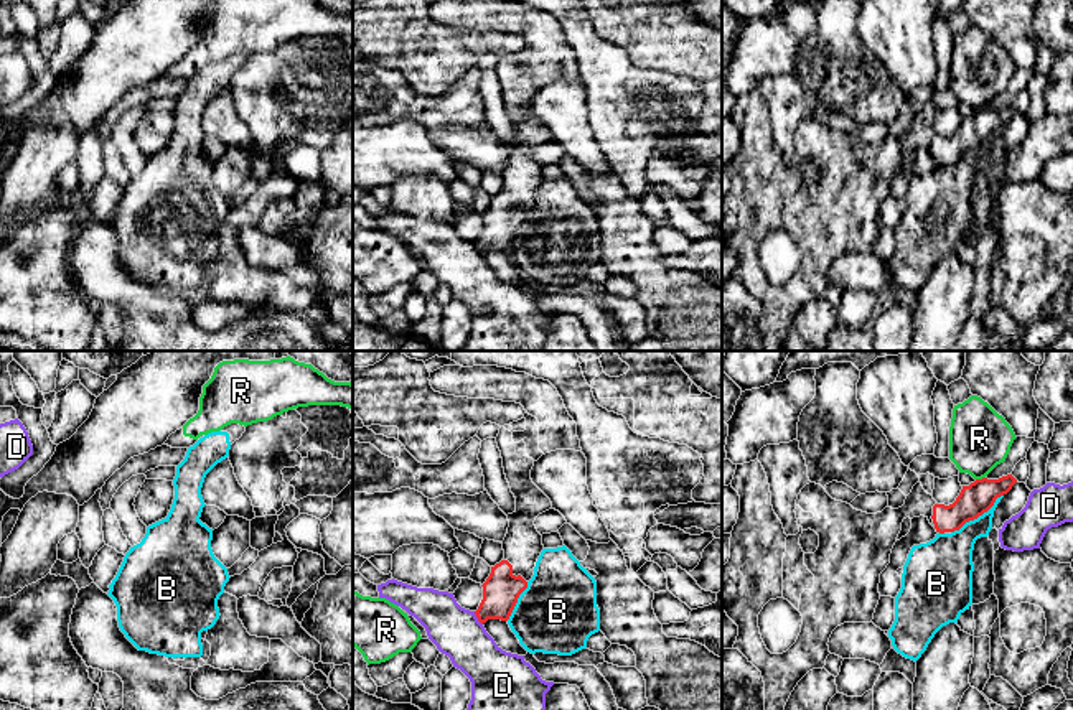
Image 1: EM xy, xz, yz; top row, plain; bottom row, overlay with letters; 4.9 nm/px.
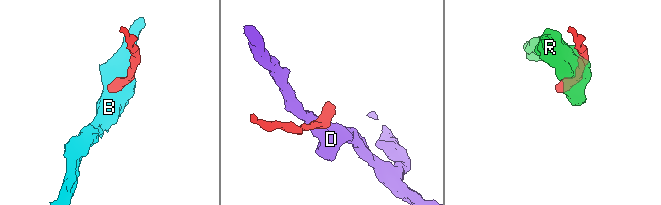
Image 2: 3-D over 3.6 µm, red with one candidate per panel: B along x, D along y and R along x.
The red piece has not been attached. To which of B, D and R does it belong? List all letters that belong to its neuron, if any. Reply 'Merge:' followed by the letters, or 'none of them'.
Merge: none of them

